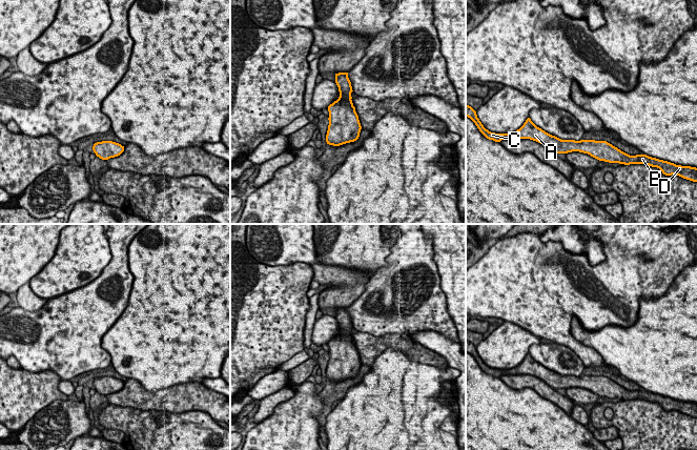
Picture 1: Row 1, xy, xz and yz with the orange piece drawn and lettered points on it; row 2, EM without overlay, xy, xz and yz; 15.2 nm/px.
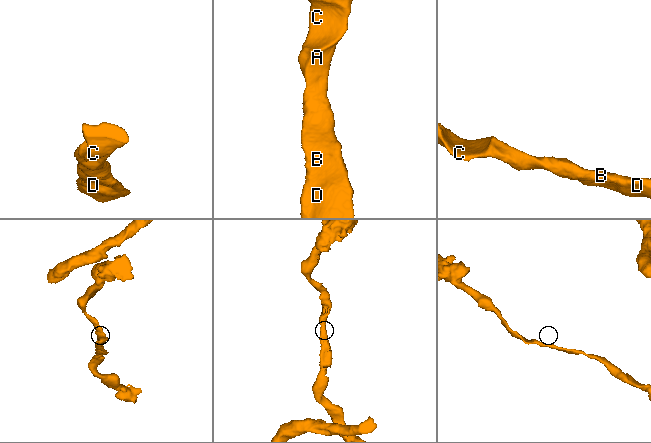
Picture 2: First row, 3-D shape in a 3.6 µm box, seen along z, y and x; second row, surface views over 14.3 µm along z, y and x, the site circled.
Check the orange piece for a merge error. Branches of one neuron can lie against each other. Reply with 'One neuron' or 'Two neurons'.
Two neurons

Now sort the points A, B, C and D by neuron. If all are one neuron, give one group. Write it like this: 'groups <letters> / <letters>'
groups A C / B D

